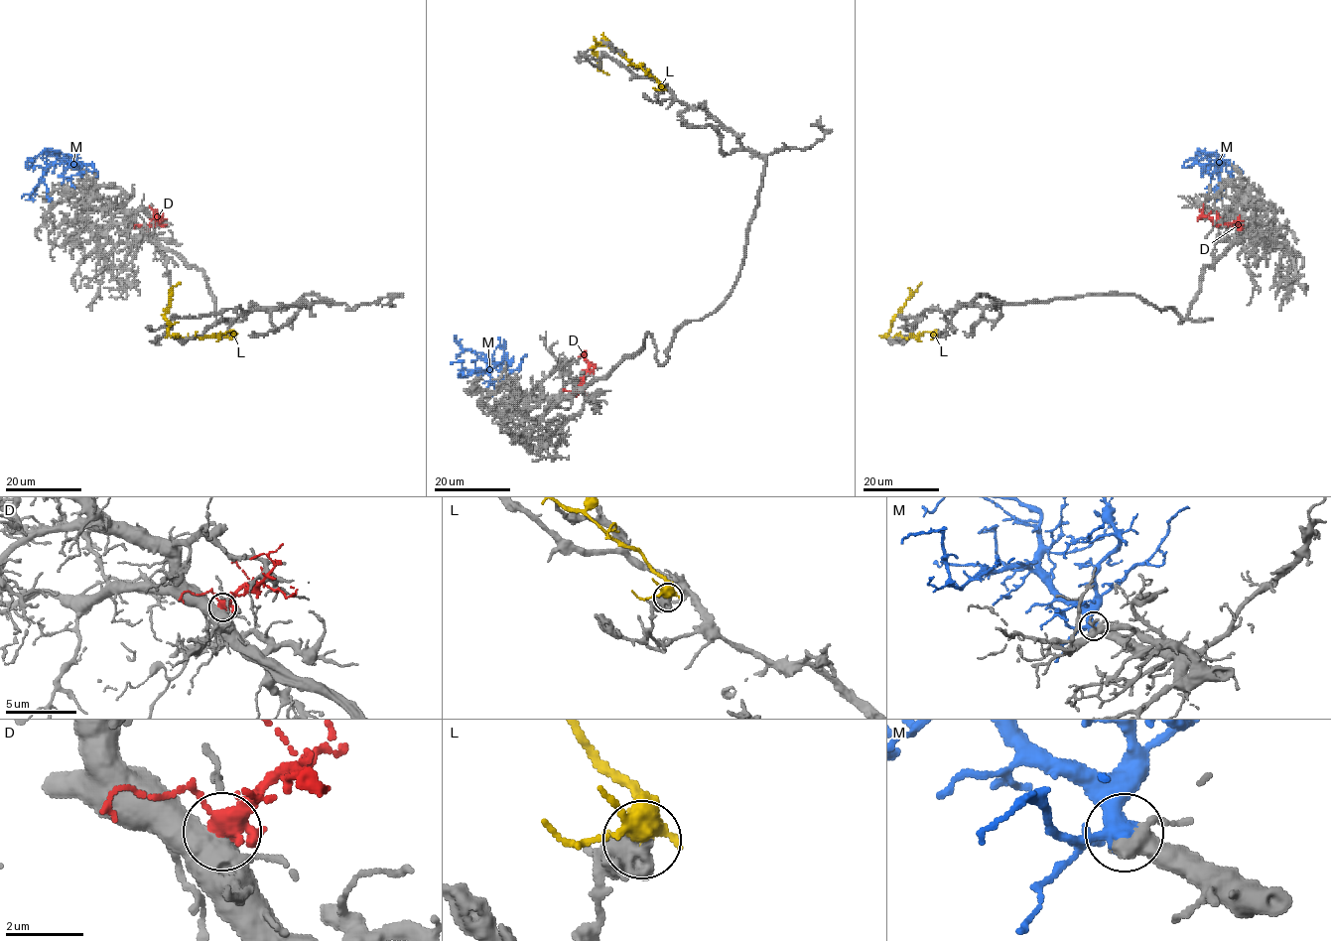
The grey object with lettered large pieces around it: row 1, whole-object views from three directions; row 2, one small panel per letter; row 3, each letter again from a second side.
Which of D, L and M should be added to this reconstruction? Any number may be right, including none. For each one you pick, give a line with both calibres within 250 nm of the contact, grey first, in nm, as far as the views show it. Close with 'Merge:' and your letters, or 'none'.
M: 550/460 nm
Merge: M

